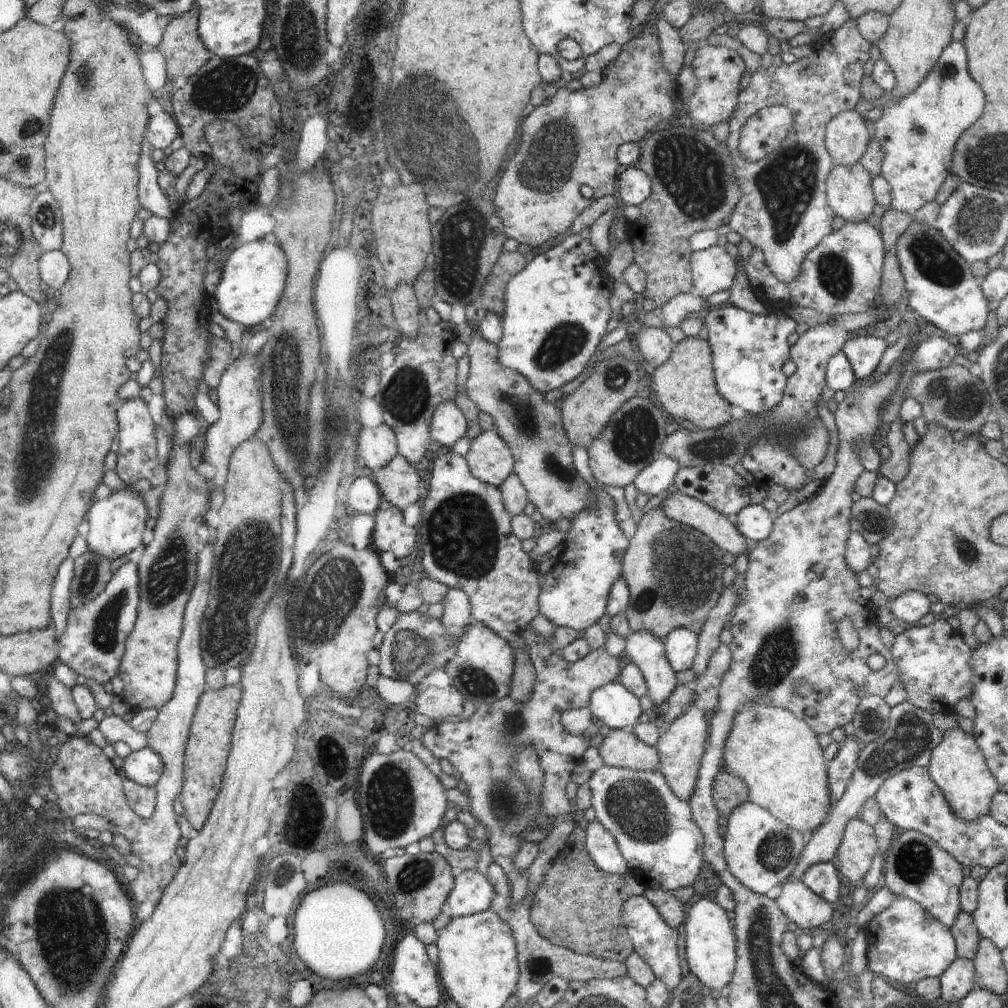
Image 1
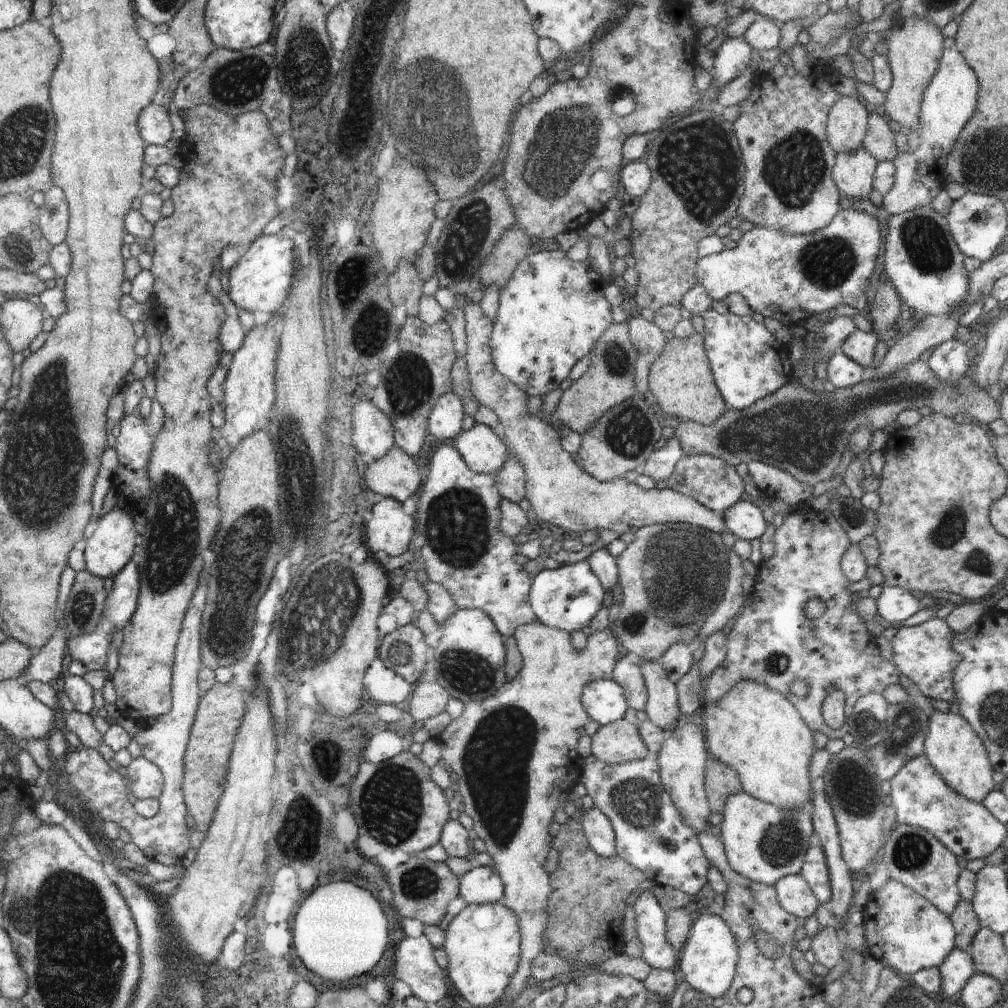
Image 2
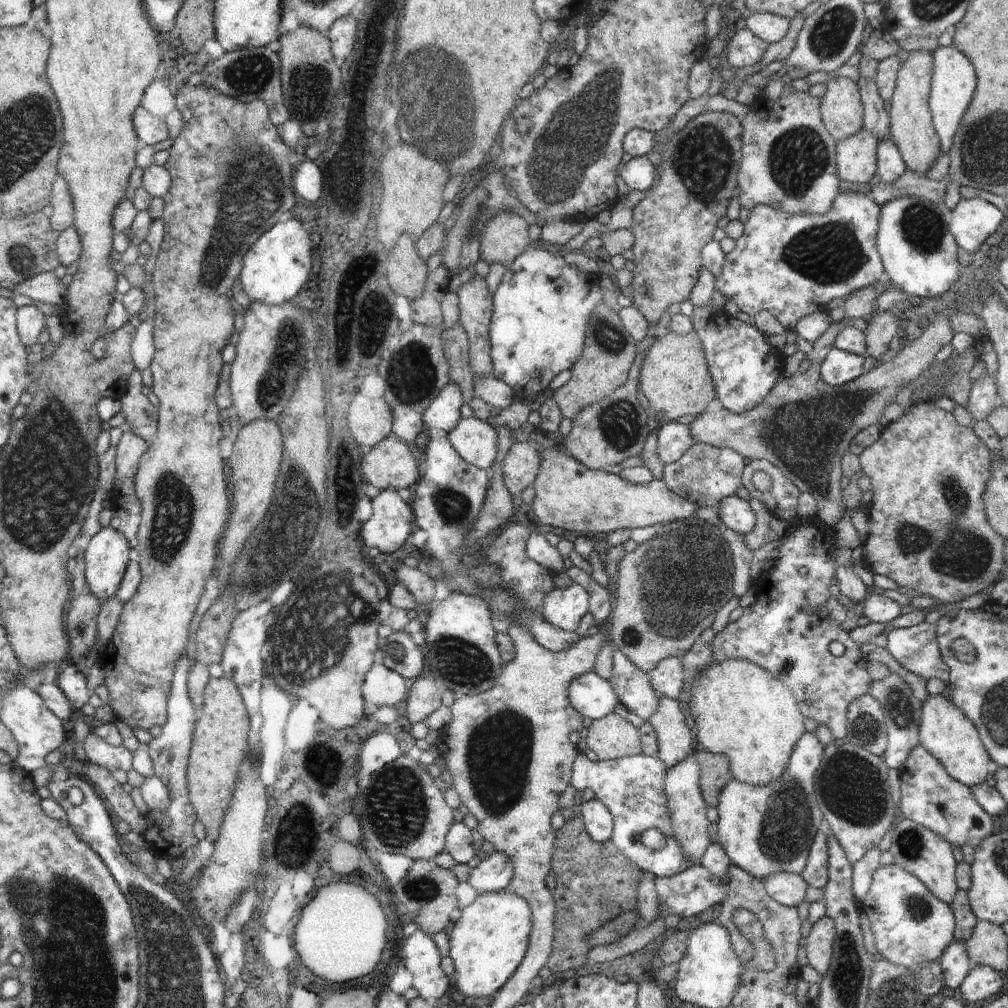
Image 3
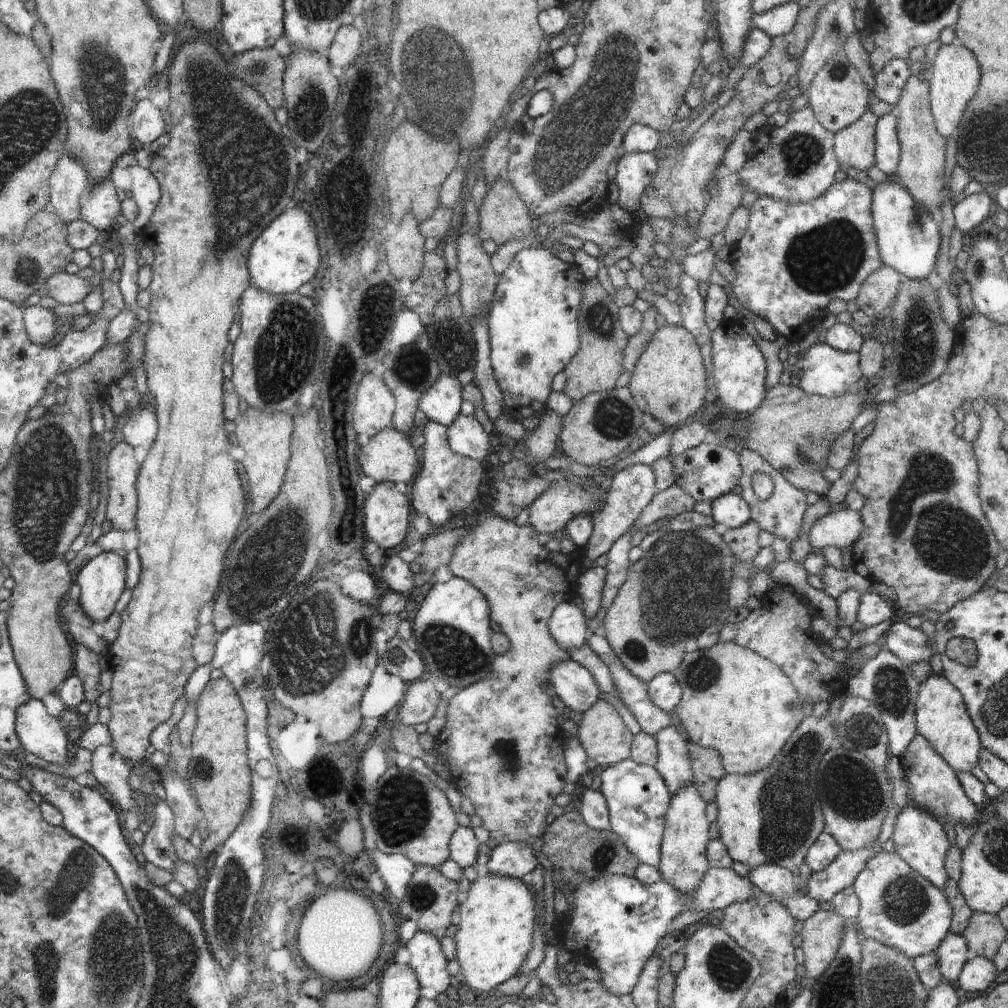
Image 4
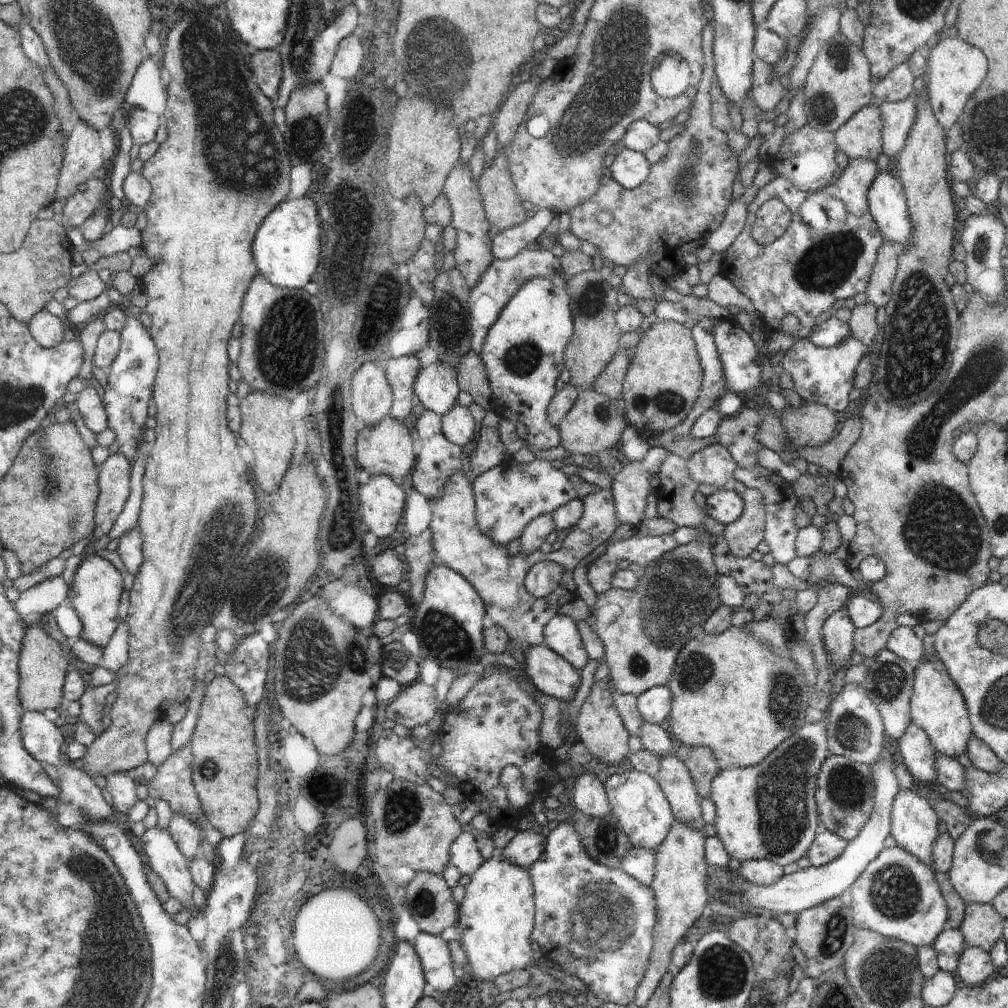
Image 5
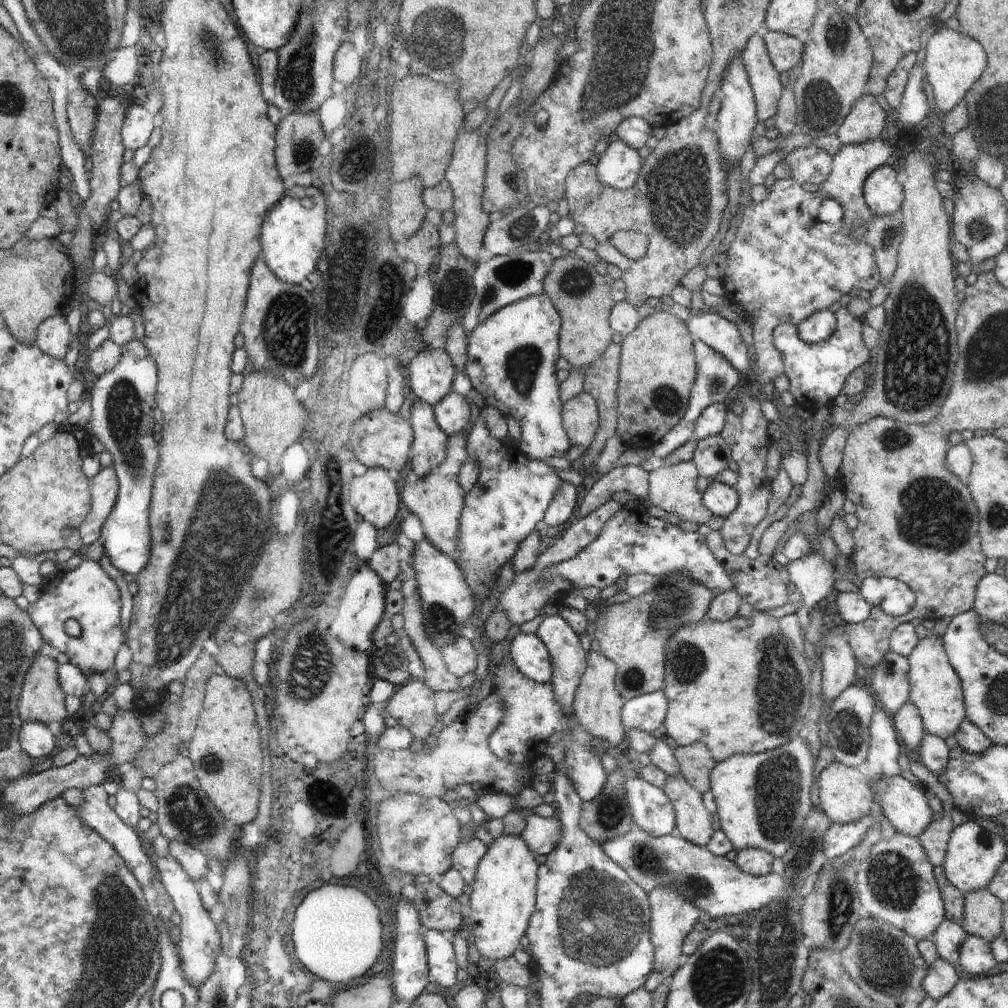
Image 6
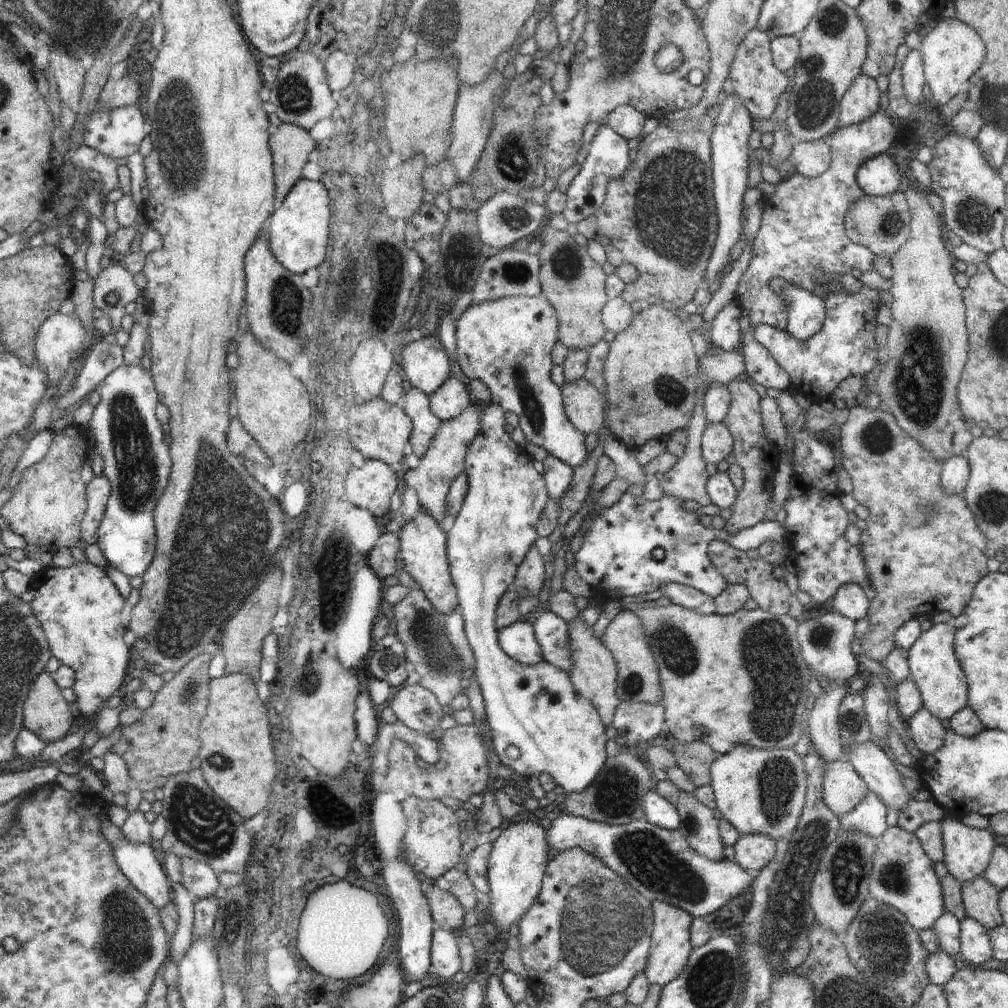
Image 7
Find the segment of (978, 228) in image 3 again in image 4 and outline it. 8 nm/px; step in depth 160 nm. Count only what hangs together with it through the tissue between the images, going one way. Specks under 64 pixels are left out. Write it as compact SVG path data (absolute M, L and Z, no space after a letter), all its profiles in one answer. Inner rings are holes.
M984 191L967 196L959 204L953 204L955 226L964 234L973 234L972 230L985 218L991 216L990 206L992 200Z

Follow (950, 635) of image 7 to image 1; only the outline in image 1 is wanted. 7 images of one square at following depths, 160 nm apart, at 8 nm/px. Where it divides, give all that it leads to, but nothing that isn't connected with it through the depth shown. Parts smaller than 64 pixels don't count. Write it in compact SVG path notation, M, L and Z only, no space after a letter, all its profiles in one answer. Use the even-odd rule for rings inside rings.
M960 727L943 732L942 736L942 740L932 750L927 766L929 777L942 791L945 801L957 817L970 822L988 814L993 796L1001 788L990 772L976 739Z

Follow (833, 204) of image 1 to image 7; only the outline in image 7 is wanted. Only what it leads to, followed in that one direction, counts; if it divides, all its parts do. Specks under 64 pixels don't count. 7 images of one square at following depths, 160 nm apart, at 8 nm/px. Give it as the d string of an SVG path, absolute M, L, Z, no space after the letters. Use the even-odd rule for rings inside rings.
M860 73L844 93L840 103L840 127L858 124L880 108L880 91L876 81Z

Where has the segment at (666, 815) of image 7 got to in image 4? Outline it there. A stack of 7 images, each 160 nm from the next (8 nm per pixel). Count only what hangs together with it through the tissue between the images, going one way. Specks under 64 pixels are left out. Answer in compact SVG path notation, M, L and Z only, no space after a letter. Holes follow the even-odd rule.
M628 758L600 773L602 796L609 810L610 830L638 860L659 868L661 840L671 794L660 773L651 766Z

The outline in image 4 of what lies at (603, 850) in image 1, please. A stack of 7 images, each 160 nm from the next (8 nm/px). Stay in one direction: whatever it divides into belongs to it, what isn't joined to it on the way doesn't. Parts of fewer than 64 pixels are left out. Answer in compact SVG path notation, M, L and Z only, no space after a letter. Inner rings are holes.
M591 787L581 788L581 797L578 797L577 804L580 809L584 822L597 831L610 830L609 810L606 799L600 791L596 791Z

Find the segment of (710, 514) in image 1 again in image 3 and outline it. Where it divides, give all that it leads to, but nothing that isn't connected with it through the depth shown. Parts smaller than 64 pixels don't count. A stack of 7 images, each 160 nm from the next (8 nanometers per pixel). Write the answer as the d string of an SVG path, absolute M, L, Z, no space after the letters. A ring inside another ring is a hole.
M479 275L464 276L463 283L457 289L459 298L459 325L466 331L469 344L469 363L475 377L493 372L491 363L491 346L489 324L493 311L493 296L489 291L485 278ZM540 446L537 449L541 454L541 470L532 484L536 492L532 510L540 524L593 536L689 520L698 509L693 502L672 492L663 480L654 479L647 485L633 485L618 475L590 470L570 454Z

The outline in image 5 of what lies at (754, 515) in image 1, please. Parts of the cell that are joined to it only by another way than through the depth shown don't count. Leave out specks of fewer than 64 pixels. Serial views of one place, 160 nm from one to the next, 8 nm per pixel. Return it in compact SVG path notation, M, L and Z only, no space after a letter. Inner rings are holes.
M730 487L717 490L707 499L705 506L707 515L725 526L738 520L744 511L742 498Z

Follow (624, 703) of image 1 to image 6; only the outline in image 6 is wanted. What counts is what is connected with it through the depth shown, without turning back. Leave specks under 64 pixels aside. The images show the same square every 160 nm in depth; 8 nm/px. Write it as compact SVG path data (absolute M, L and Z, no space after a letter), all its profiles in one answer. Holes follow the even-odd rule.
M521 632L505 643L515 667L534 682L551 684L552 663L544 643L534 633Z

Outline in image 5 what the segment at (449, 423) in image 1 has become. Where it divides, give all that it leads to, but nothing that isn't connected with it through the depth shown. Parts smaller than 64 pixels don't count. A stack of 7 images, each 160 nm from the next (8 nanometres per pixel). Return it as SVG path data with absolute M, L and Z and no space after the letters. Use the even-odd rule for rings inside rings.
M440 361L422 367L416 375L413 389L420 409L430 410L442 417L457 403L460 393L457 370Z

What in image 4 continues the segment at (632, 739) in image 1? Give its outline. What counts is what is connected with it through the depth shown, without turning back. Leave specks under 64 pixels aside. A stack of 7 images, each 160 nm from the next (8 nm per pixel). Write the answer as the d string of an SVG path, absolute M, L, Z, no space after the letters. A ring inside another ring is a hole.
M598 699L582 714L579 741L596 764L616 764L630 756L633 734L610 703Z

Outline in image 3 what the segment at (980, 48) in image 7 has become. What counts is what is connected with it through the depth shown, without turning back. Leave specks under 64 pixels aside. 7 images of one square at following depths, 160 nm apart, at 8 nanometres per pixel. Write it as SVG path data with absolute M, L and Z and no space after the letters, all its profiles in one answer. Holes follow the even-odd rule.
M954 44L949 47L938 46L932 56L934 66L928 99L929 109L934 130L940 138L941 151L949 152L957 126L972 100L977 85L977 78L975 68L972 68L970 60Z

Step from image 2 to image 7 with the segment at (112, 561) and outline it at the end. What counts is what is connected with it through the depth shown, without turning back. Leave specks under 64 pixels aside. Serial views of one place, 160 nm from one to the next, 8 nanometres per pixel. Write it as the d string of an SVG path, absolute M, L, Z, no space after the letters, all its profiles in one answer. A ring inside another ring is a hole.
M88 561L77 562L67 569L48 568L47 573L33 579L33 587L35 599L30 606L44 631L50 652L75 672L72 689L77 709L86 720L94 722L108 698L114 692L124 693L128 687L132 661L129 647L124 643L126 628L120 623L126 600L108 575Z

